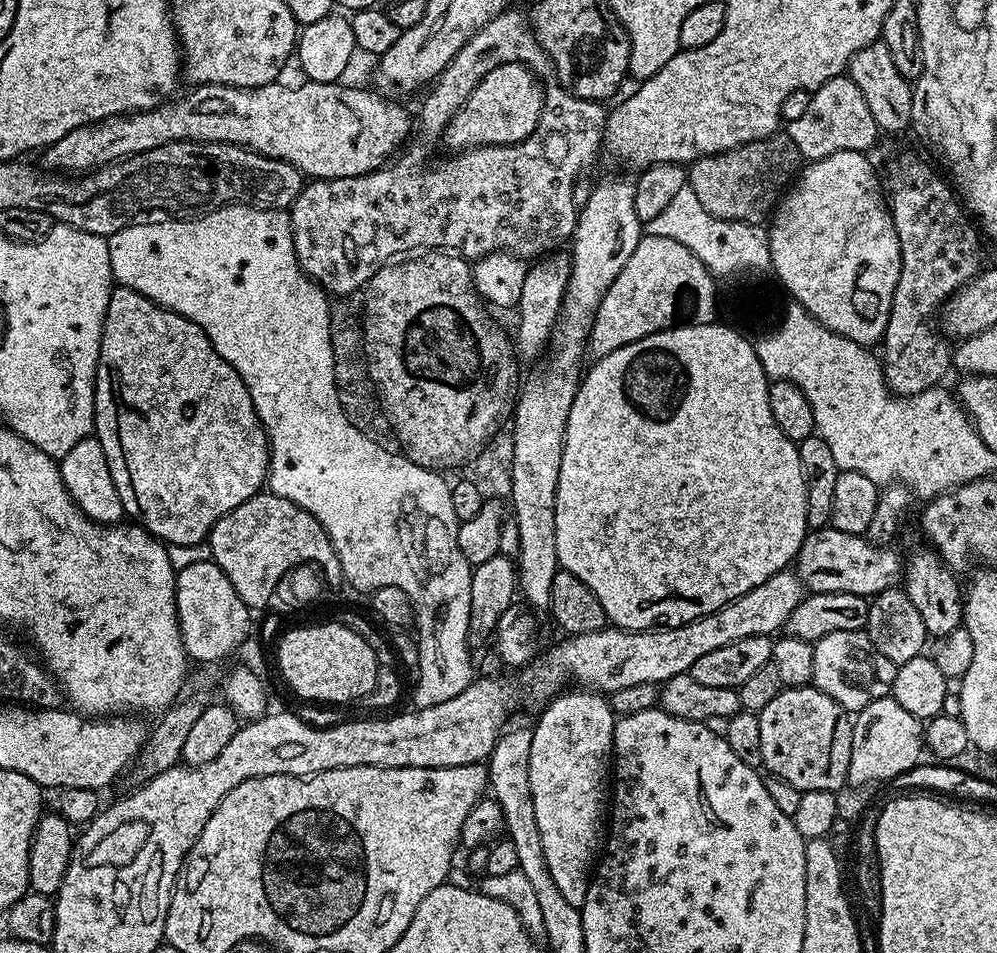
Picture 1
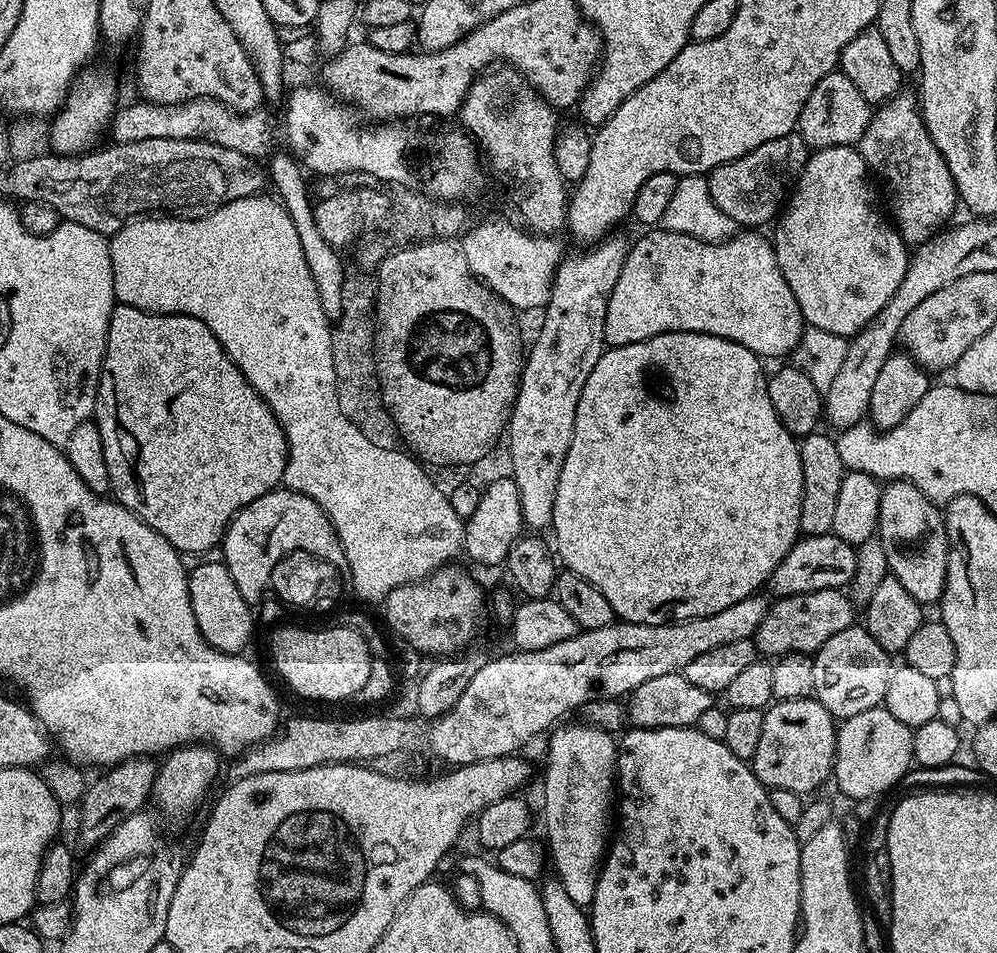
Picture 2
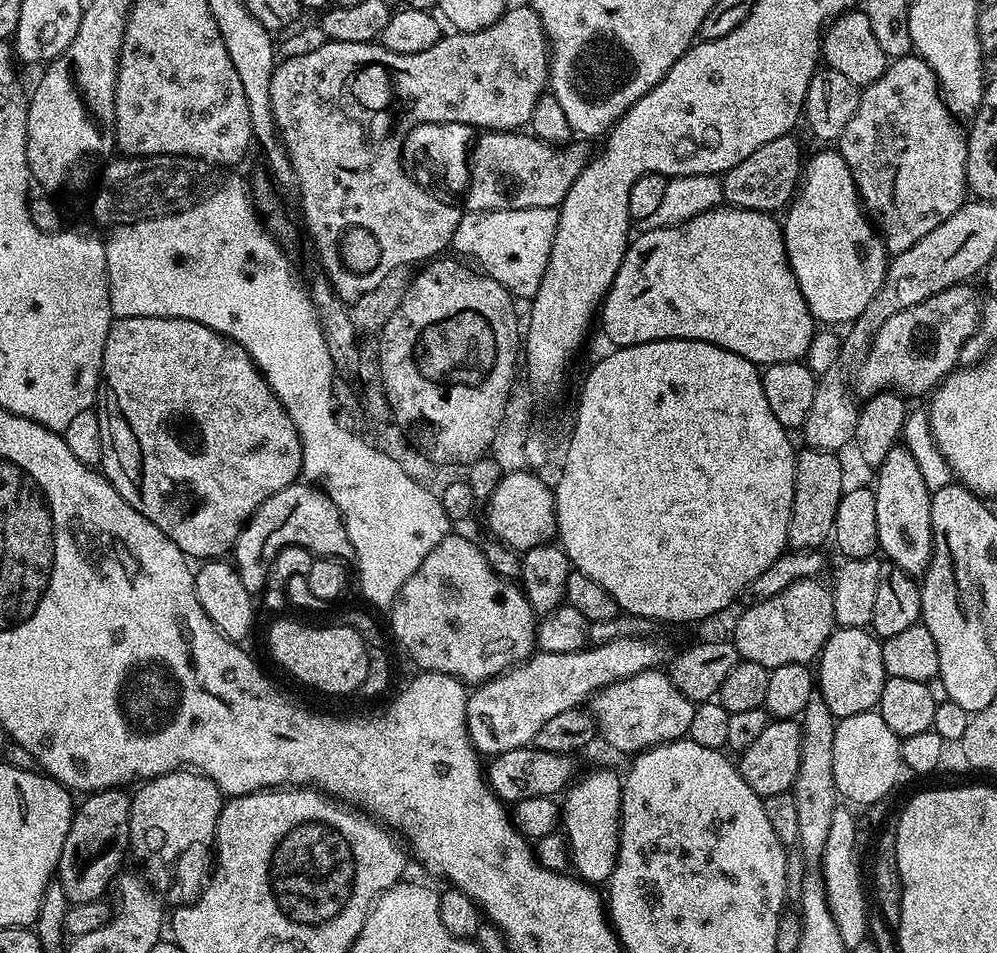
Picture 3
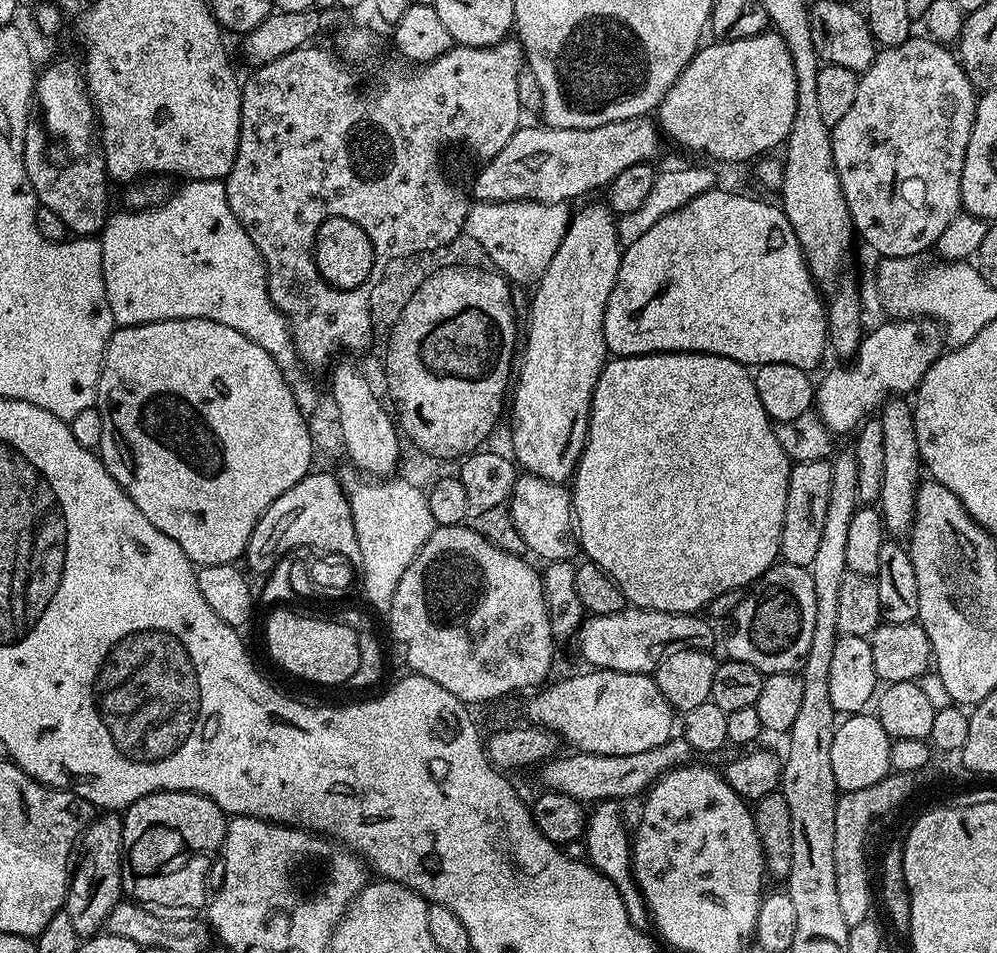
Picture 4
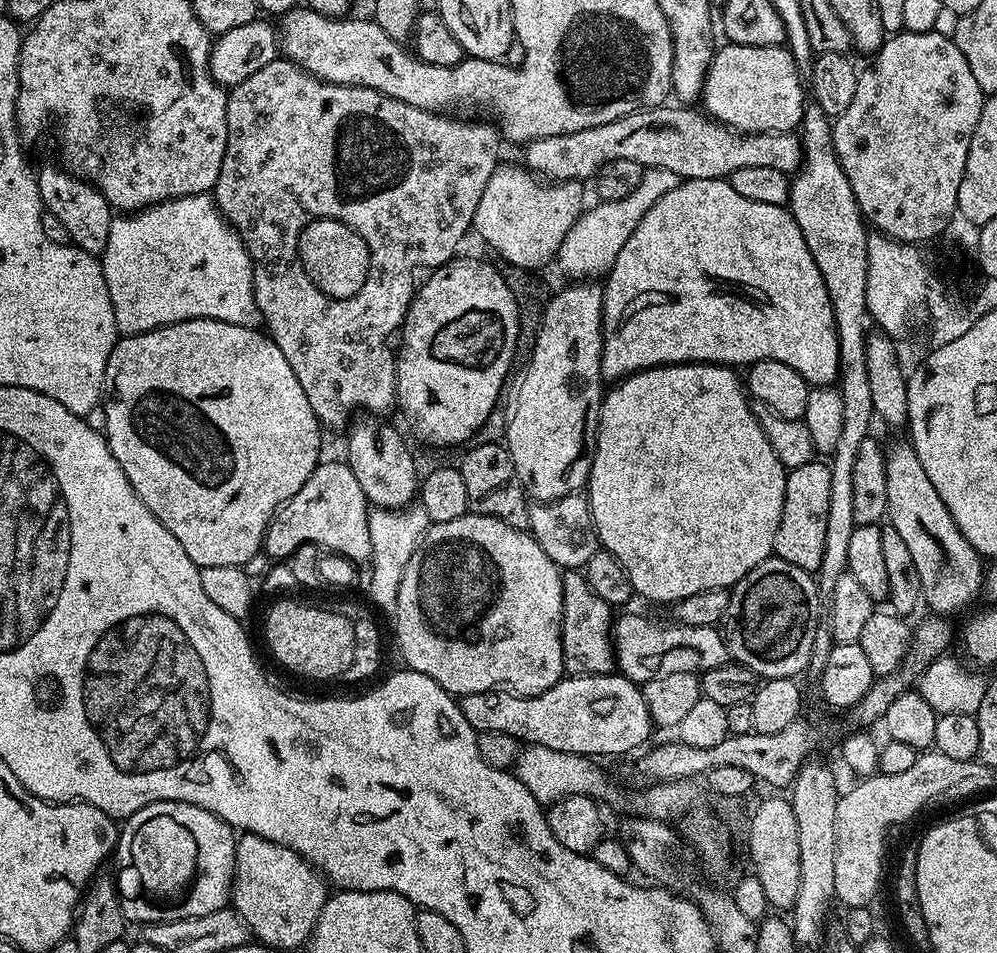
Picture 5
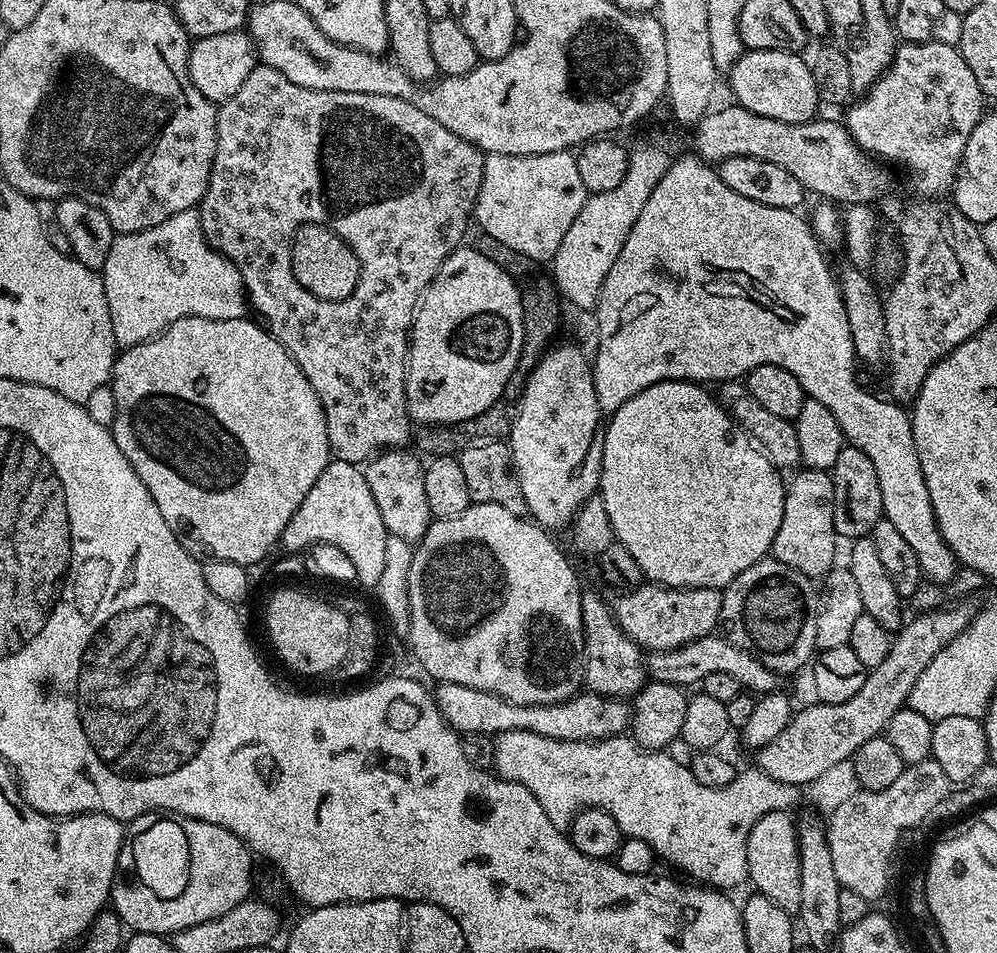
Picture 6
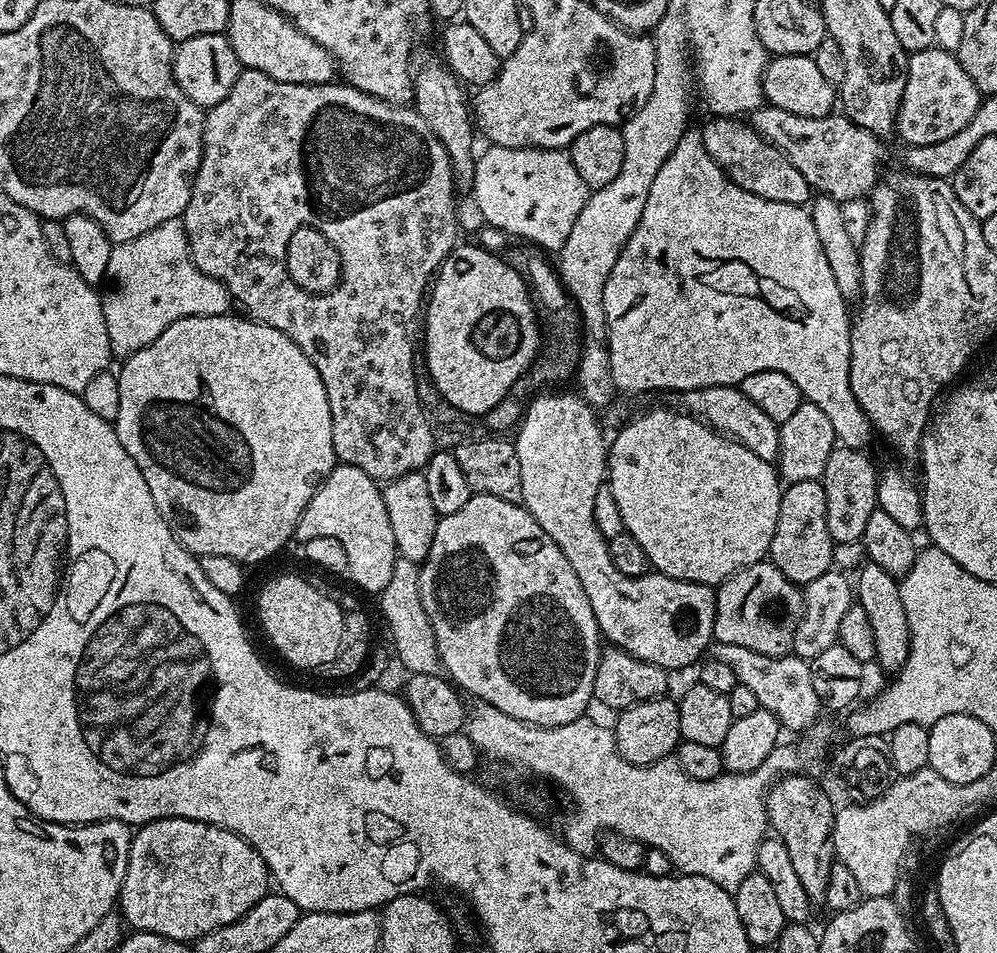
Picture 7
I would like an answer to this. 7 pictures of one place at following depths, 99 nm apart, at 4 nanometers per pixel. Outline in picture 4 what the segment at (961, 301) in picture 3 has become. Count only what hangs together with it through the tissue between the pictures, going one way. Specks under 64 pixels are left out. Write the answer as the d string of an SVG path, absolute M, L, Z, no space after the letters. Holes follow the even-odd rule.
M892 318L887 321L889 324L880 324L873 332L871 329L860 341L860 349L851 361L852 368L832 368L821 380L818 380L814 388L814 411L828 427L829 432L839 434L839 432L850 431L851 433L865 417L875 413L884 401L889 399L890 394L915 393L926 370L930 370L932 363L945 351L944 329L935 320L931 318L904 319Z

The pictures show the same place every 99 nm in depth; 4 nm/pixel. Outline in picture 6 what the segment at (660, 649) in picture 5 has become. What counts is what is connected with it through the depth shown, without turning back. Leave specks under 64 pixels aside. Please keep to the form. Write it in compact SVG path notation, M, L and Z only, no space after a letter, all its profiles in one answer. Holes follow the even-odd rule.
M713 634L669 652L653 652L646 660L648 675L658 682L689 686L688 684L699 685L706 678L706 674L730 674L733 678L738 678L741 689L749 693L763 694L777 691L778 673L765 666L757 653L729 640L723 640L720 634Z

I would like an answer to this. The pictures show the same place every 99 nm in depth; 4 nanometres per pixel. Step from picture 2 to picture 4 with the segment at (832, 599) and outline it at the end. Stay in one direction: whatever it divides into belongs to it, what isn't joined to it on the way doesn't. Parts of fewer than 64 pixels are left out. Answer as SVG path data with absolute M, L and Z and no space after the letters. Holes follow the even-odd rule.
M777 562L760 576L750 590L741 595L738 606L732 611L728 641L724 648L729 657L738 662L750 662L760 672L796 672L810 650L810 638L814 635L814 614L818 614L818 602L814 602L814 582L806 568Z

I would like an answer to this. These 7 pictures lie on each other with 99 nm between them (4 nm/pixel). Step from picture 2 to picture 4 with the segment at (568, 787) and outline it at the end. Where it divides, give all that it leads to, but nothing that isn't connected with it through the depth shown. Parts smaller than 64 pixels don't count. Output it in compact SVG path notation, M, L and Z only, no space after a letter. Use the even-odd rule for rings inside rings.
M614 800L599 801L587 813L582 837L587 852L587 863L597 868L618 890L622 898L622 906L626 906L626 914L630 922L641 930L647 929L651 923L651 916L646 906L646 898L632 877L632 845L630 843L630 828L624 825L624 816L620 813L621 805Z

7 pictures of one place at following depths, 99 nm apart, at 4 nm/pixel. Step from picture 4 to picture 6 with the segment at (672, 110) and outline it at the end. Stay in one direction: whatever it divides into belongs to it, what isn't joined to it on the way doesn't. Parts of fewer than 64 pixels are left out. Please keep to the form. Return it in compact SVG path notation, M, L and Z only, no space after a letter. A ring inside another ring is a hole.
M782 50L745 51L730 69L735 103L754 114L778 118L778 122L801 124L817 119L816 111L822 108L820 91L814 82L811 63L802 57Z

